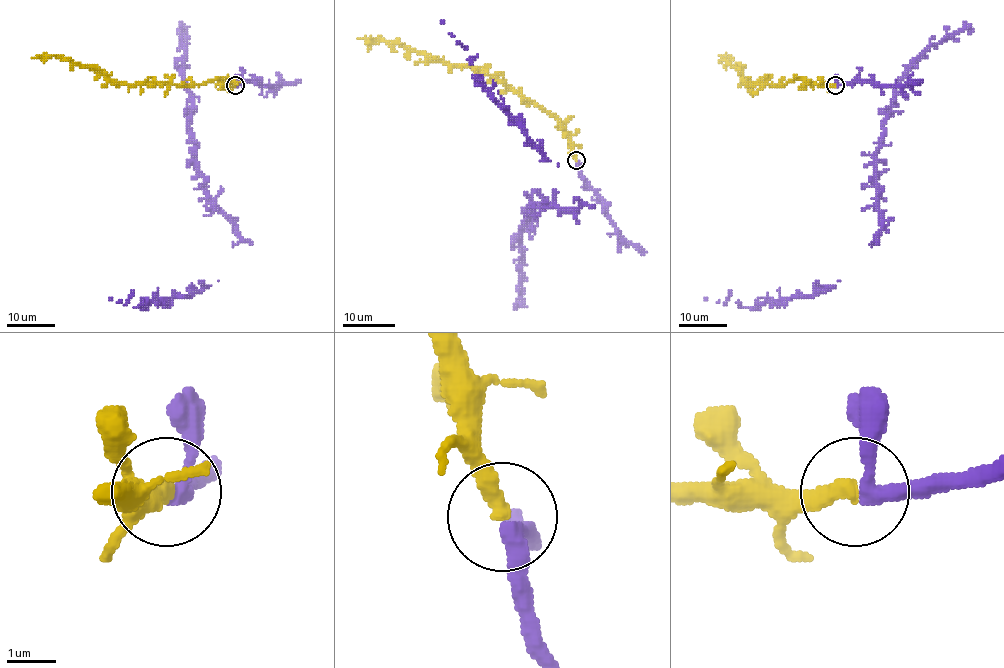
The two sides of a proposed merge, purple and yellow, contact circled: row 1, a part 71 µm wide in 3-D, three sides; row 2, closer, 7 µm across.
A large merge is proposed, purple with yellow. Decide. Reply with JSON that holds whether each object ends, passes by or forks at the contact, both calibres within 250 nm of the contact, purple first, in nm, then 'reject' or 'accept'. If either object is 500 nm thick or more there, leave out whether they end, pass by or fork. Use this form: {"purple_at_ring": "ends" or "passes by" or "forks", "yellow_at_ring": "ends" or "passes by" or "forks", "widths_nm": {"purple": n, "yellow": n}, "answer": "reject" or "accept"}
{"purple_at_ring": "passes by", "yellow_at_ring": "ends", "widths_nm": {"purple": 300, "yellow": 380}, "answer": "accept"}

